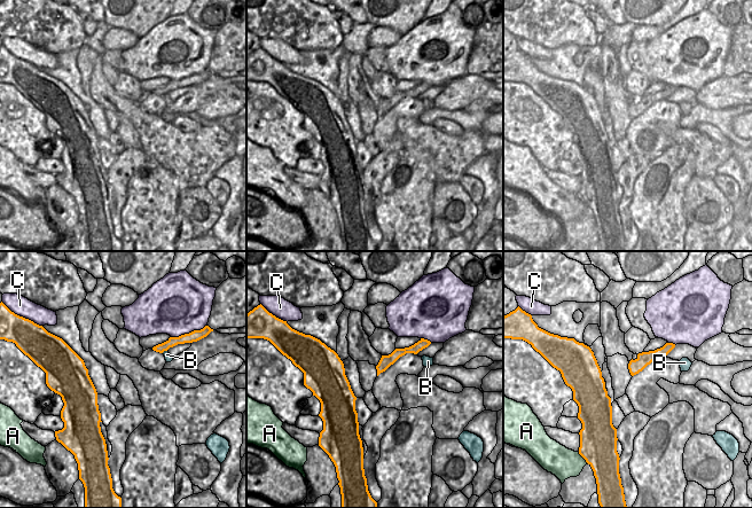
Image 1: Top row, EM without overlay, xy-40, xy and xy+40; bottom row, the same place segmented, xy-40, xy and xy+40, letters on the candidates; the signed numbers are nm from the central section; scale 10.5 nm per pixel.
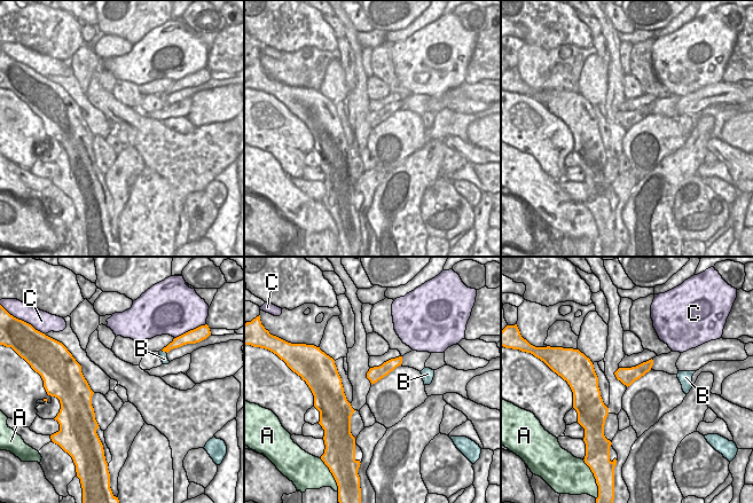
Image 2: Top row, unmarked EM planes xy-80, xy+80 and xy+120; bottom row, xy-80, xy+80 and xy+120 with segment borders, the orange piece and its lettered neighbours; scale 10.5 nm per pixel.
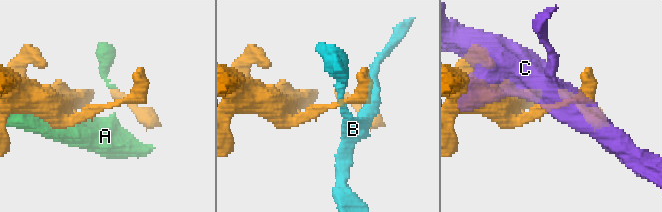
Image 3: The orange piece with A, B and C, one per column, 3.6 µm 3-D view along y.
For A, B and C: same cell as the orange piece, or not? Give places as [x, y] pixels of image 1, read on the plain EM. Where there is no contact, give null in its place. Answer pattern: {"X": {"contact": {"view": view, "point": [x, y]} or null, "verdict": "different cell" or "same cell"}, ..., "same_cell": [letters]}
{"A": {"contact": {"view": "xy+40", "point": [582, 200]}, "verdict": "different cell"}, "B": {"contact": {"view": "xy-40", "point": [164, 93]}, "verdict": "different cell"}, "C": {"contact": {"view": "xy-40", "point": [22, 60]}, "verdict": "different cell"}, "same_cell": []}

